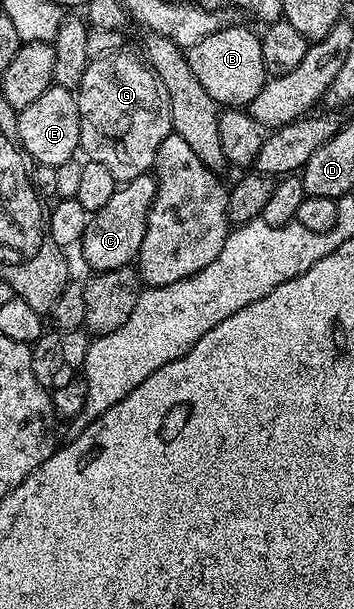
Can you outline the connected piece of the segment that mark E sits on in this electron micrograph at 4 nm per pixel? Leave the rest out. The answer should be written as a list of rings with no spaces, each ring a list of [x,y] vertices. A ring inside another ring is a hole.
[[[52,84],[48,90],[41,92],[41,96],[37,96],[37,100],[33,100],[33,104],[29,104],[29,108],[18,111],[17,117],[19,120],[19,145],[24,155],[32,163],[56,167],[72,161],[76,157],[75,153],[77,155],[80,153],[79,104],[72,91]]]

